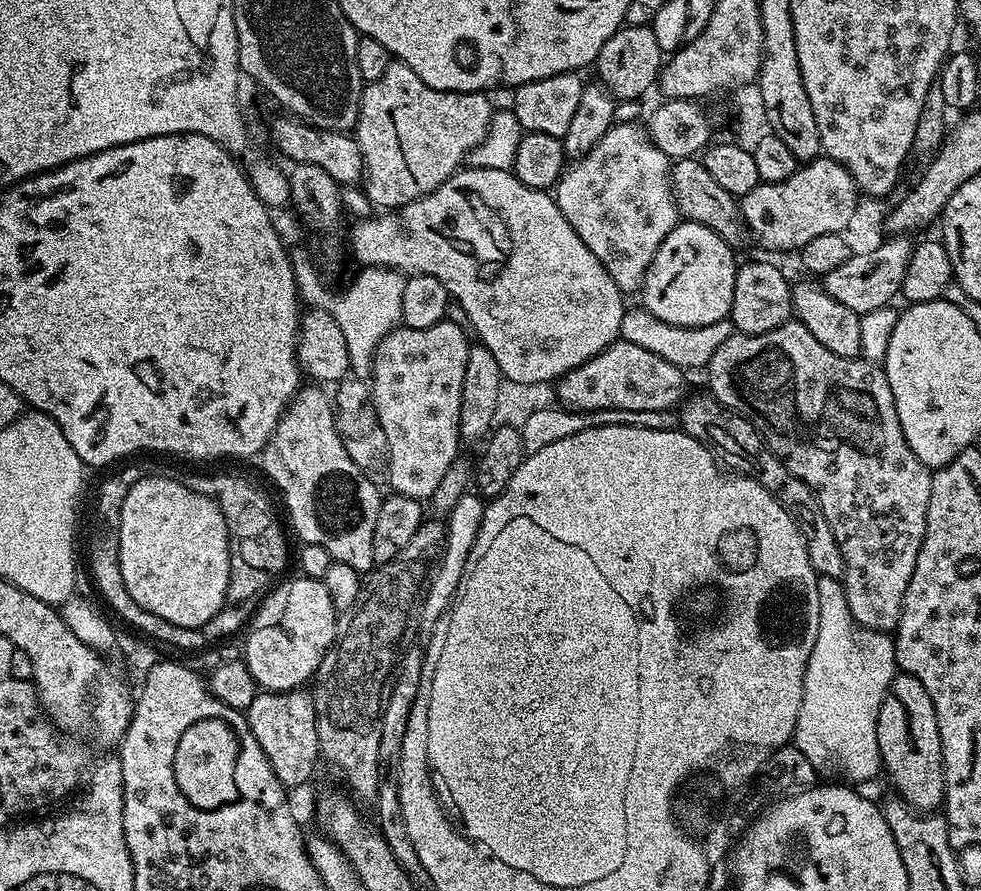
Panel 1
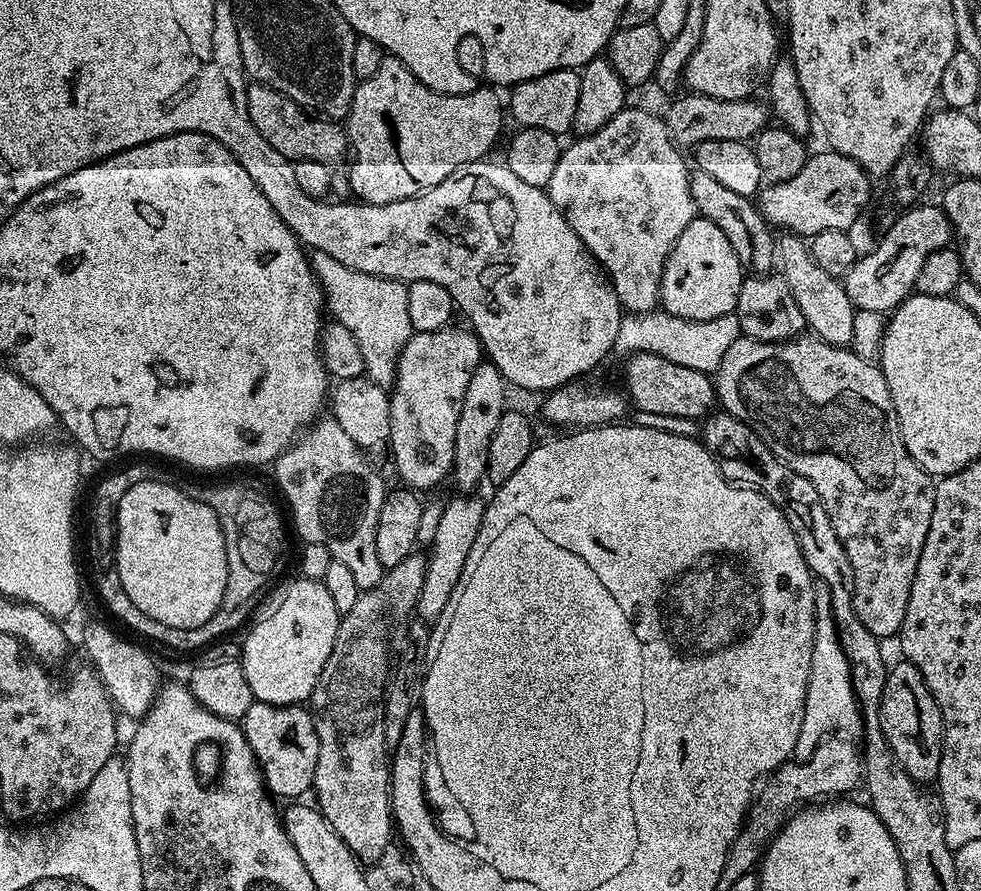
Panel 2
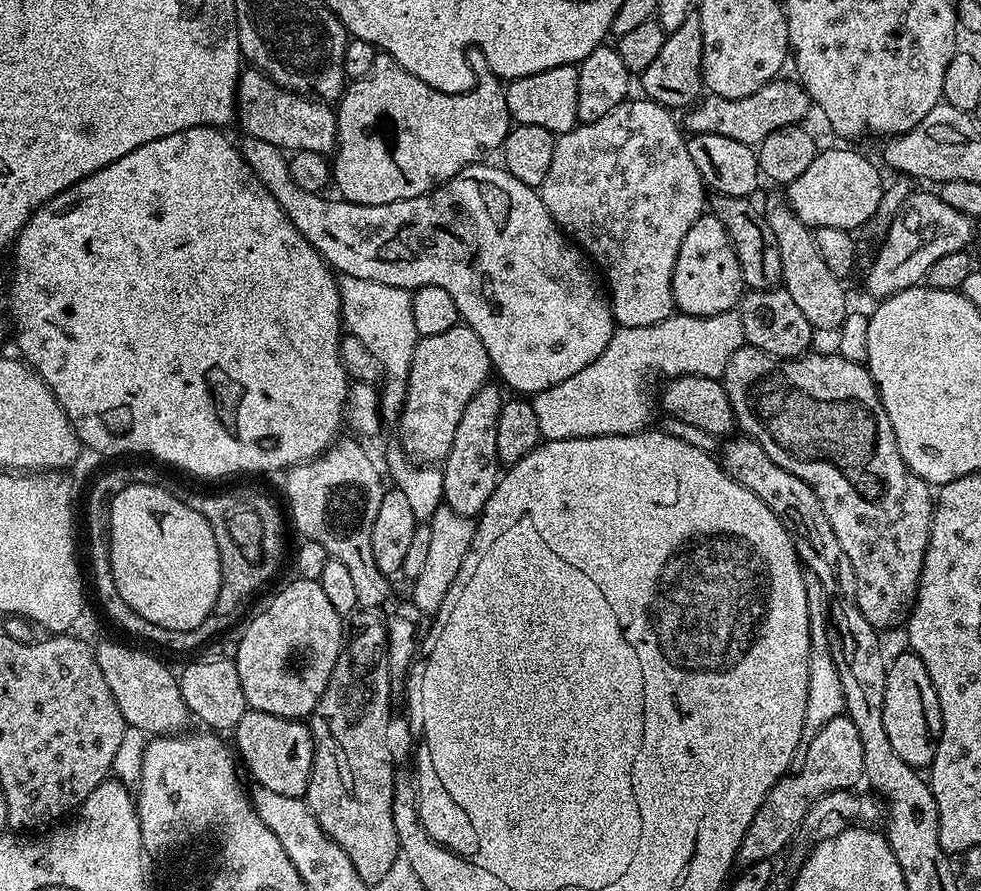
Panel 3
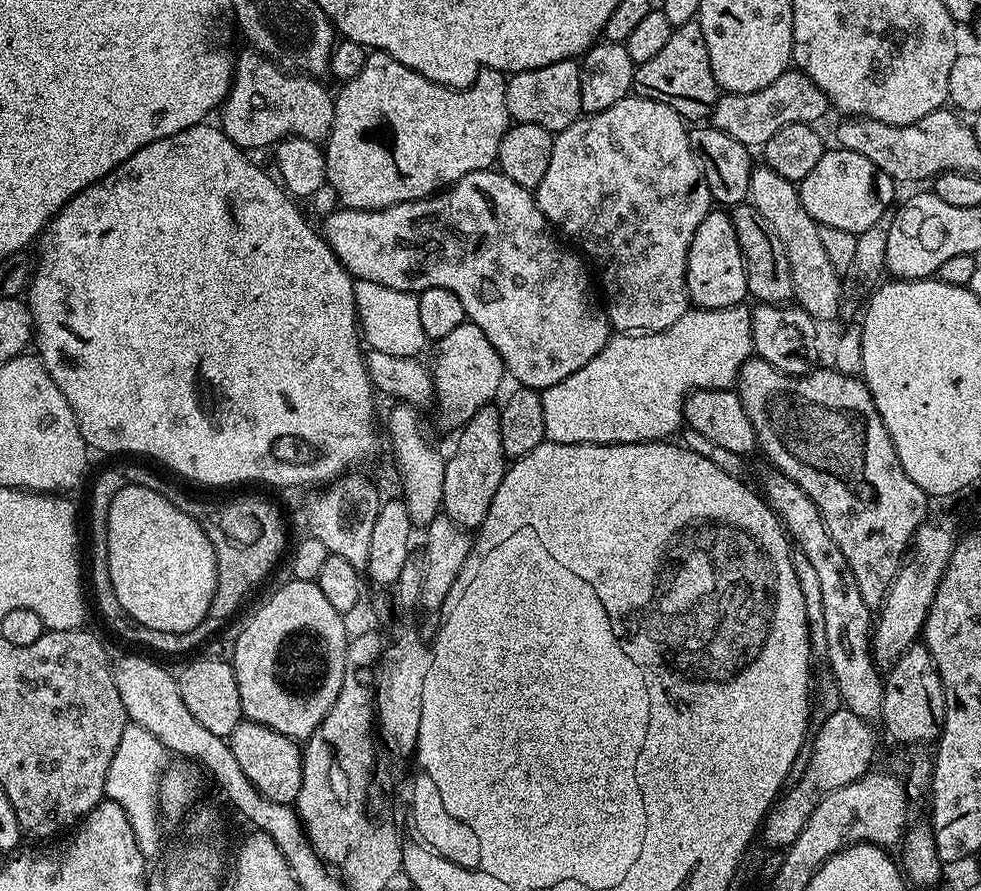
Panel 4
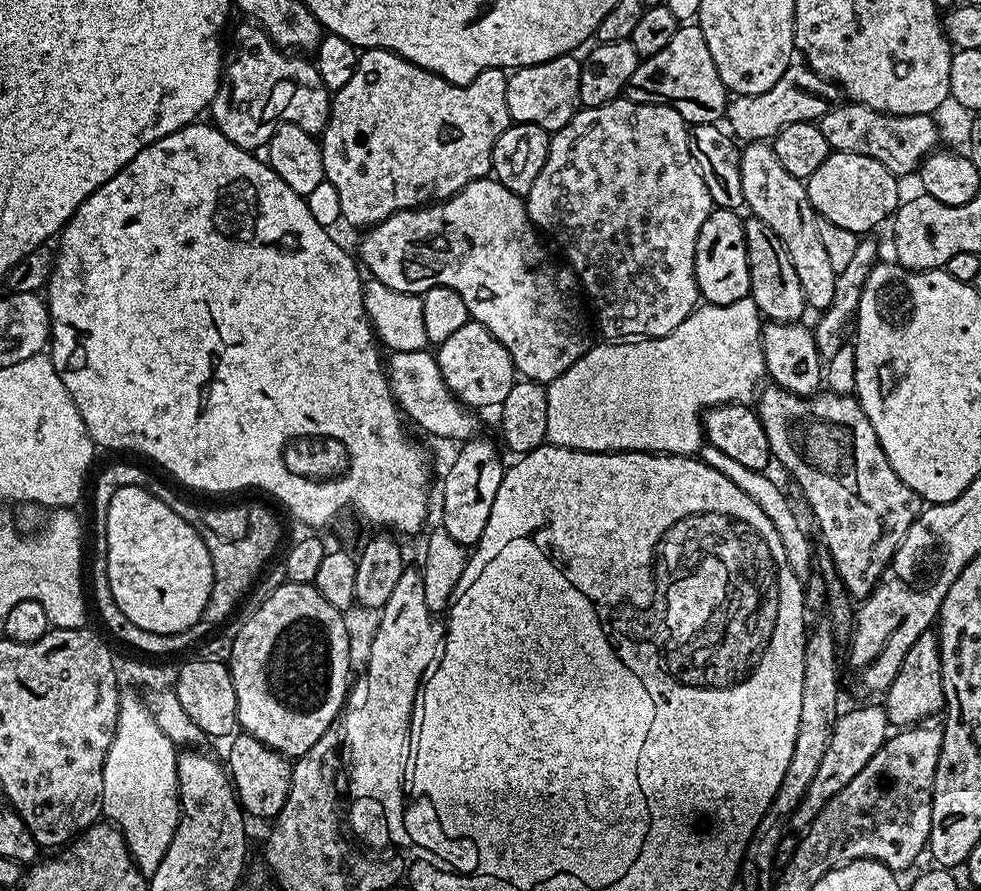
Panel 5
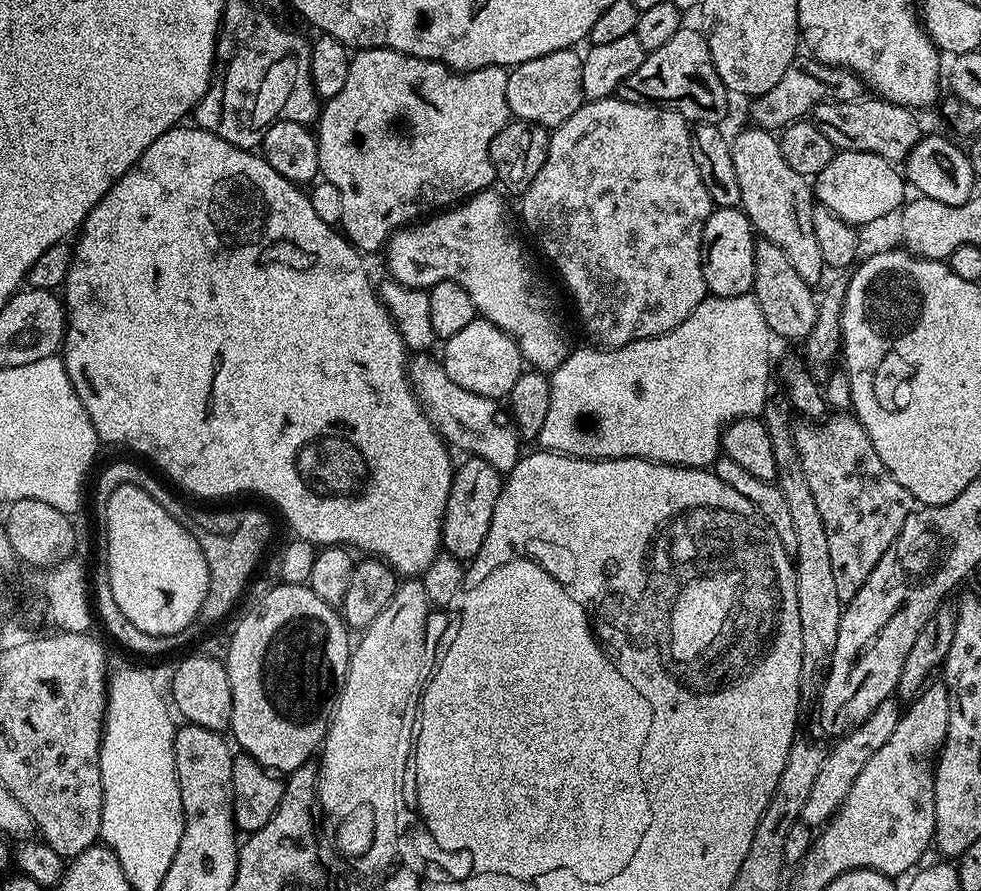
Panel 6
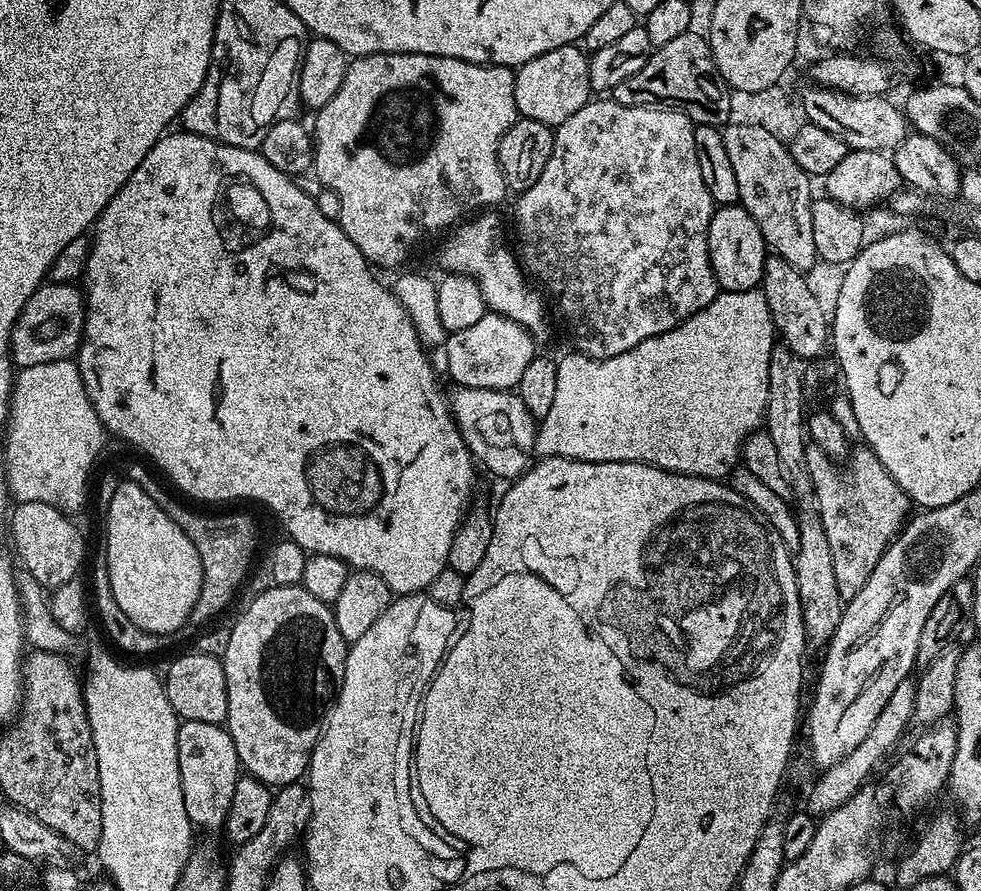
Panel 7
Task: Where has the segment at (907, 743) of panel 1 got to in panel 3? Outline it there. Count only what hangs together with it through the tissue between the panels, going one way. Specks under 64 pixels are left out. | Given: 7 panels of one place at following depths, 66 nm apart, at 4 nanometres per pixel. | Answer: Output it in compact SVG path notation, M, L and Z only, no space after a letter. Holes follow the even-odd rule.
M903 650L896 657L891 657L886 668L886 686L882 698L882 726L886 726L886 734L890 737L890 743L894 746L898 758L906 762L911 768L917 770L927 769L936 757L938 742L942 734L942 710L938 702L938 694L934 690L934 682L930 682L930 670L926 670L922 658L911 650Z

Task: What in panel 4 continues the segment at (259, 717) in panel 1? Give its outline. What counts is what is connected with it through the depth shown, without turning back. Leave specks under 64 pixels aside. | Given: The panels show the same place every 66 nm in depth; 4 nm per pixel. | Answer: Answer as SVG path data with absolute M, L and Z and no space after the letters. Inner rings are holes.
M241 719L240 724L234 726L231 736L227 737L227 742L238 766L242 766L242 774L264 799L295 805L298 790L302 788L304 765L302 748L297 741L253 720Z

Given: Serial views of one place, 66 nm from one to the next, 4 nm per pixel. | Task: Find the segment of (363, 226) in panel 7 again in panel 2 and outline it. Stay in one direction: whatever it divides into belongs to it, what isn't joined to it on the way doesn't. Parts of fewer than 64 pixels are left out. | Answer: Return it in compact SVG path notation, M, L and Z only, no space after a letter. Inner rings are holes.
M385 55L382 66L378 66L378 70L375 74L370 74L370 78L366 78L357 83L352 105L346 117L346 131L348 134L350 152L353 157L356 155L356 161L348 168L348 184L352 187L353 194L356 195L353 197L355 197L357 201L365 204L389 204L390 202L405 200L411 196L419 196L423 194L427 188L438 186L438 182L450 178L454 174L454 170L458 170L458 166L466 166L475 160L485 159L485 157L489 155L487 152L495 146L496 139L499 138L500 131L504 128L504 116L506 120L506 112L502 107L502 100L496 97L497 89L492 86L487 87L488 88L477 86L473 92L458 94L457 96L435 92L434 90L430 90L430 86L426 86L421 82L401 60L396 59L395 56Z

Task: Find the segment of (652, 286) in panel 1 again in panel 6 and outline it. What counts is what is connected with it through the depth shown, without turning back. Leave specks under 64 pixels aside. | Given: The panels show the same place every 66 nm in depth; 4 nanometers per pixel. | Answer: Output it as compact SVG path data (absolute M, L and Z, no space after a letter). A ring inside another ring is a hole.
M716 208L706 218L706 226L702 230L702 250L704 251L704 281L709 293L714 296L747 296L752 292L754 282L754 250L756 249L757 233L754 231L750 218L743 208Z

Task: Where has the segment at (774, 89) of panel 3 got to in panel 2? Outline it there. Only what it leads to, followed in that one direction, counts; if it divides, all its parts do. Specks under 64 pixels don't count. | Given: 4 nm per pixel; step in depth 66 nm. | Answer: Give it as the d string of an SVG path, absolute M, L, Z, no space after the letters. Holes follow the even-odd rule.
M692 92L688 96L680 96L668 108L666 123L668 133L678 146L695 146L702 142L710 142L714 138L726 138L727 140L751 141L762 131L769 127L770 108L767 103L759 104L756 98L747 100L723 100L722 98L710 98L700 92Z

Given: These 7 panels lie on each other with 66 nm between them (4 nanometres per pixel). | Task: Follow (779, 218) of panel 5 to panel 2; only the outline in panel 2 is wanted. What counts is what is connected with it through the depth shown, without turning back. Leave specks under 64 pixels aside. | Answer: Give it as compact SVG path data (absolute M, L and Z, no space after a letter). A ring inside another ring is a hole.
M795 234L781 236L783 237L779 237L778 240L778 252L782 257L782 264L784 260L782 277L798 308L802 310L802 316L811 335L828 344L851 345L857 309L852 307L843 283L837 277L826 274L826 270L822 270L822 266L814 262L809 245L801 237Z

